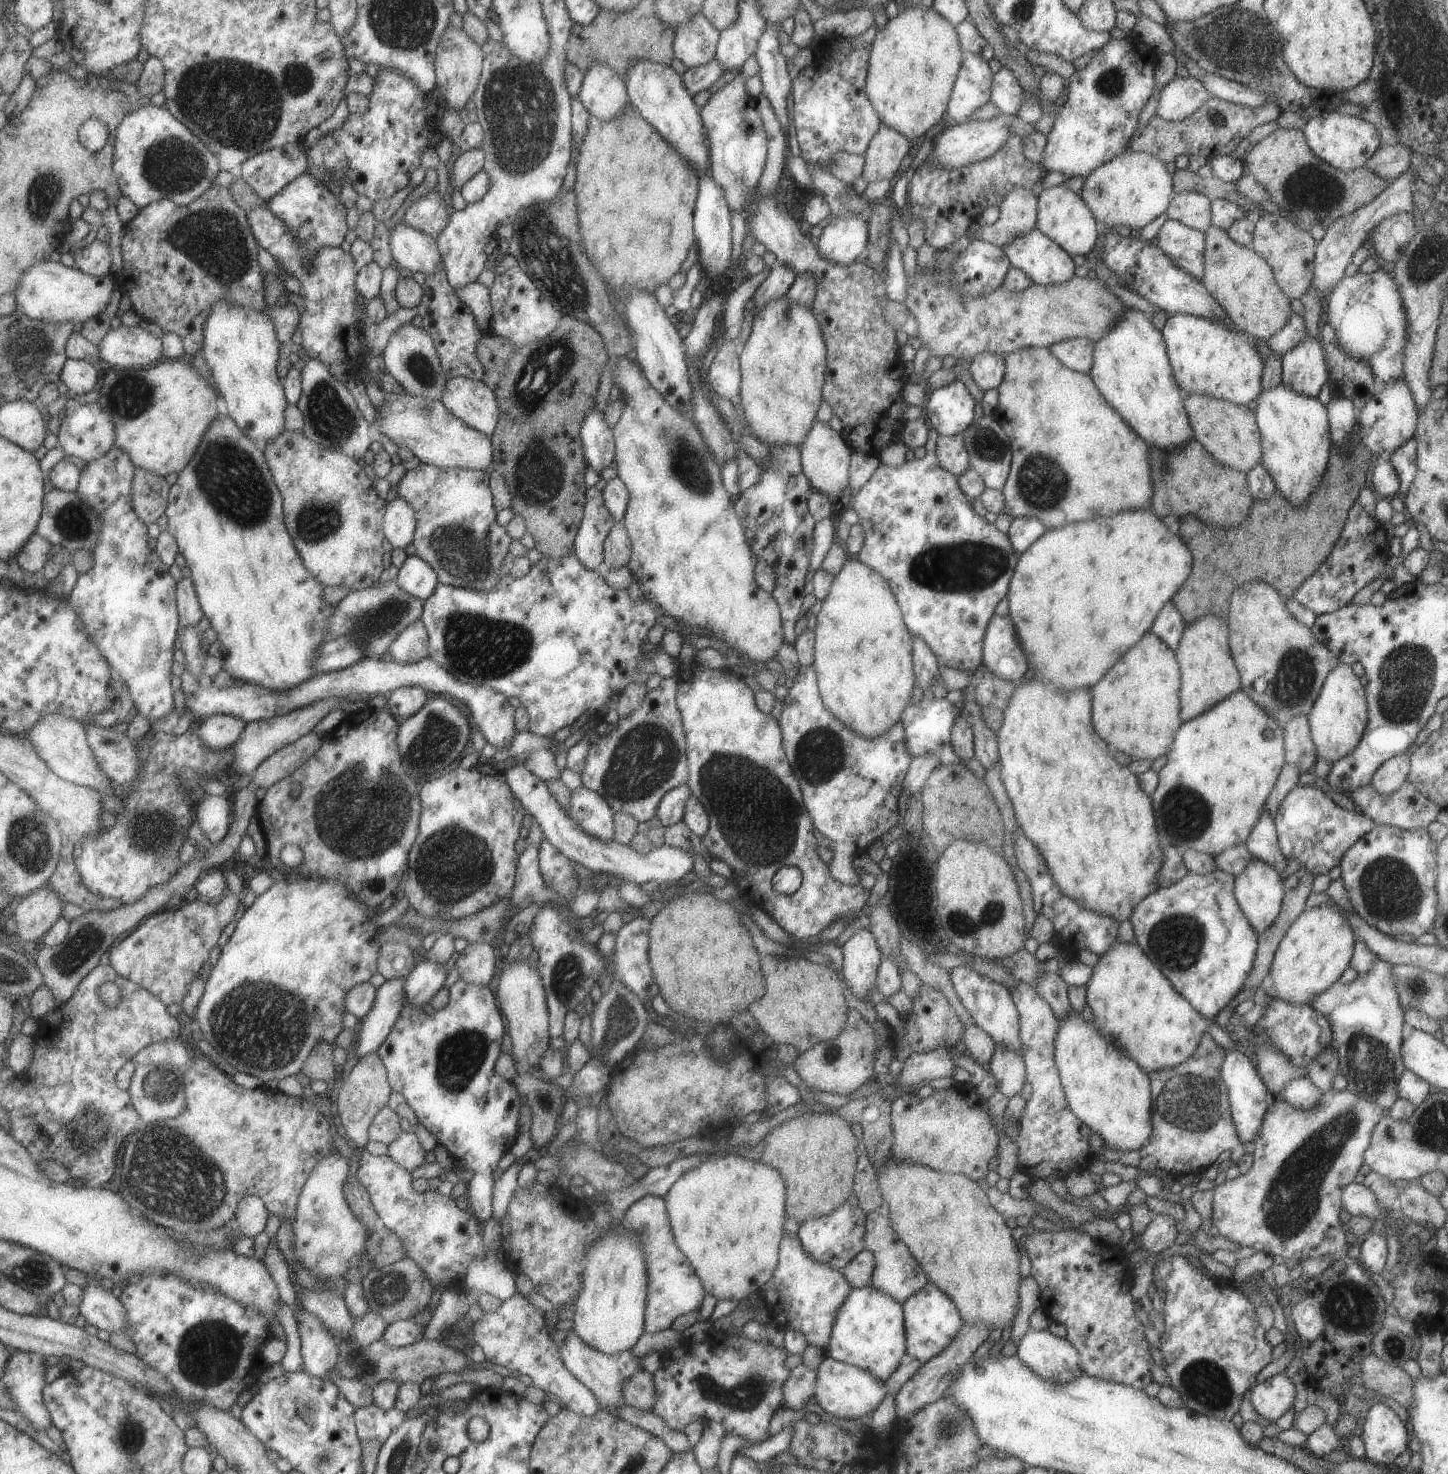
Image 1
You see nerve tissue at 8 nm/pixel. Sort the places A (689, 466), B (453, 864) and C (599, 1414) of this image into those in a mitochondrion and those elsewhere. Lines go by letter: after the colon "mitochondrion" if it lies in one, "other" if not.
A: mitochondrion
B: mitochondrion
C: other

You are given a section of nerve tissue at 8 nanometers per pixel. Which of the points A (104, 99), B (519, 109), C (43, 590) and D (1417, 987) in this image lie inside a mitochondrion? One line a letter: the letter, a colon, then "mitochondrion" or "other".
A: other
B: mitochondrion
C: other
D: mitochondrion

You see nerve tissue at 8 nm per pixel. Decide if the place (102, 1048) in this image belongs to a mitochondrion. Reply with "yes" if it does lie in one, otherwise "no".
no

